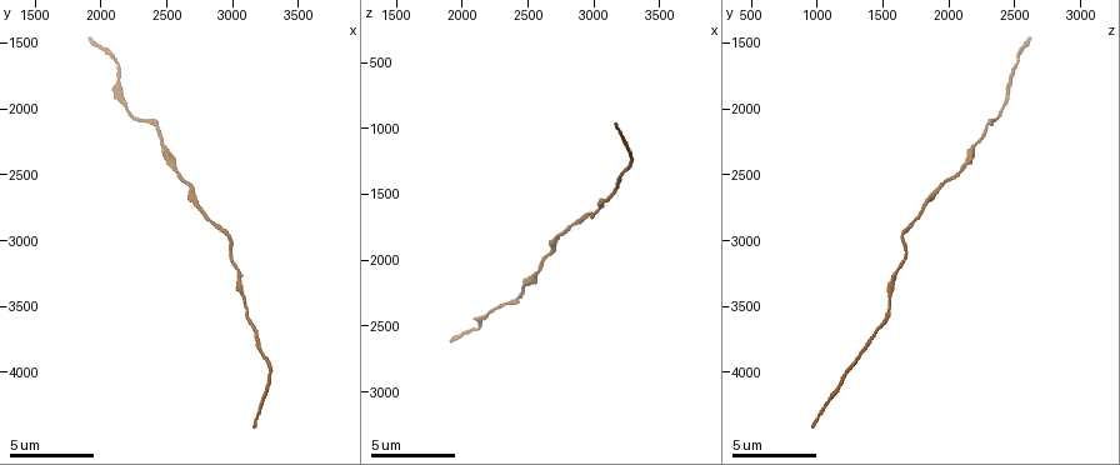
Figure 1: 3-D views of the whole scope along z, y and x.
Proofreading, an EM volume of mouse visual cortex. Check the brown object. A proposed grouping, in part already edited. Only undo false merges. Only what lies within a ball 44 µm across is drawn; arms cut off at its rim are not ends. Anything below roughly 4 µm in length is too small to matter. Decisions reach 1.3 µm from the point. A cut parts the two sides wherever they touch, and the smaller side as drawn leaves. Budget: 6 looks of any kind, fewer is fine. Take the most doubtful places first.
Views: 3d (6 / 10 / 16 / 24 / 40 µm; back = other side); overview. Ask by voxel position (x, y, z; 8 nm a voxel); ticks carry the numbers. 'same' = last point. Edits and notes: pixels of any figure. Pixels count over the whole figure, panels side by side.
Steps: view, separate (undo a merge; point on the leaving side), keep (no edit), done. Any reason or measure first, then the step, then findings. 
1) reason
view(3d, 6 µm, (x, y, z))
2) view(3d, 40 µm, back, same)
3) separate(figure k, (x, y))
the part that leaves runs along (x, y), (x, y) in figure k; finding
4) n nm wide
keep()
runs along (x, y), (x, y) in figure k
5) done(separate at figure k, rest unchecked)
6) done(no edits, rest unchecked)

thick turns thin
view(3d, 16 µm, (2460, 2240, 2220))

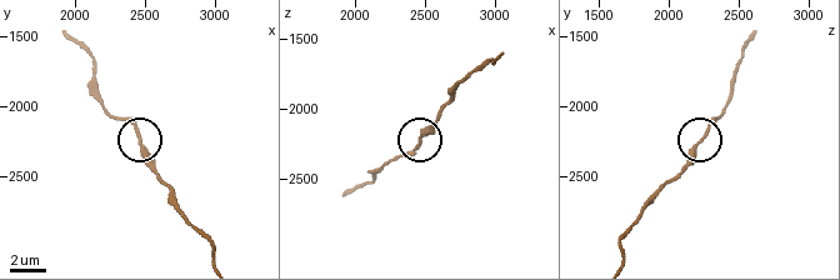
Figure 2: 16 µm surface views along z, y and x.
keep()
runs along (190, 223), (131, 125), (103, 104) in figure 2; continuous, no second neuron

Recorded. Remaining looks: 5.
thin neck
view(3d, 10 µm, (3120, 3460, 1540))

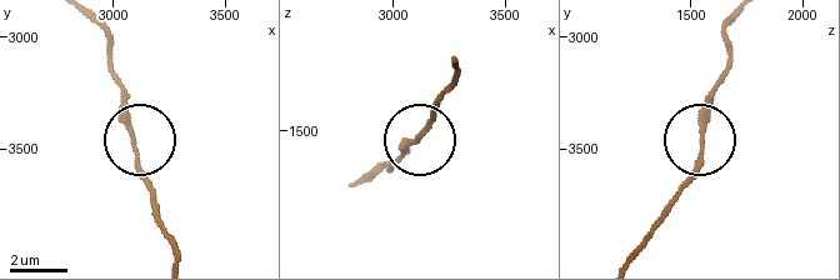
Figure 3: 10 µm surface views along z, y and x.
170 nm wide
keep()
runs along (361, 180), (380, 164), (390, 169), (438, 106) in figure 3; one neuron here

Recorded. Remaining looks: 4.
view(3d, 6 µm, (2840, 2880, 1740))

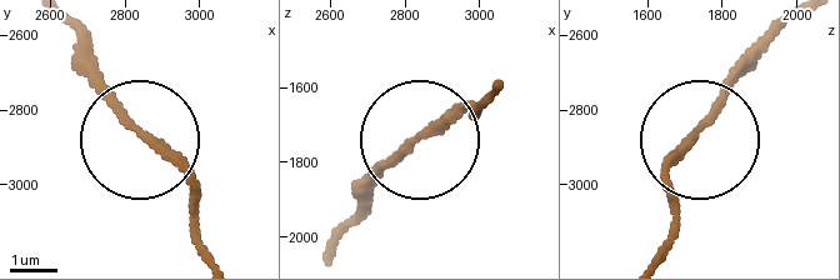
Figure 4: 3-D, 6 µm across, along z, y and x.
view(3d, 6 µm, back, (2840, 2860, 1730))

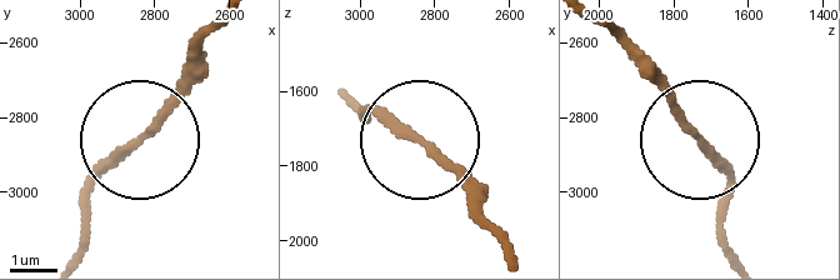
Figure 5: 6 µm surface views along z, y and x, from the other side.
keep()
runs along (424, 141), (380, 109), (356, 109) in figure 5; continuous, no second neuron

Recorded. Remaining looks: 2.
done(no edits, rest unchecked)

